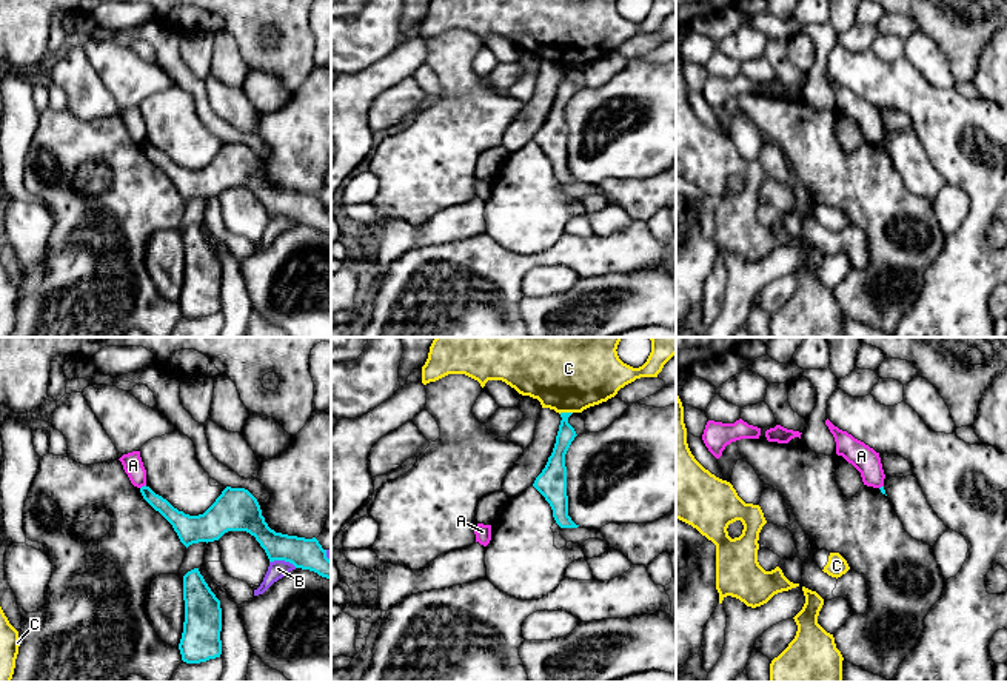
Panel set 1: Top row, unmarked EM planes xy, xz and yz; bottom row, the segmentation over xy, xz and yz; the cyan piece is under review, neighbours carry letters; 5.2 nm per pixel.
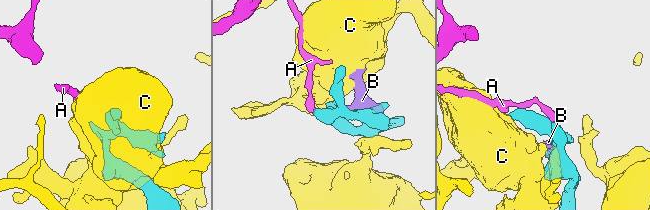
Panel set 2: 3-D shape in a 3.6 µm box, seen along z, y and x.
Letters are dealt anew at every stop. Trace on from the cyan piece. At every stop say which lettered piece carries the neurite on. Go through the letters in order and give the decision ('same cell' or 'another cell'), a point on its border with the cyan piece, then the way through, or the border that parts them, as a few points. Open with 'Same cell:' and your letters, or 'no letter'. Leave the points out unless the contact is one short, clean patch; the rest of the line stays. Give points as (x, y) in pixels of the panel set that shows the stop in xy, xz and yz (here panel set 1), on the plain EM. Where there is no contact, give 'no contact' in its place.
Same cell: no letter
A: another cell | xy (142, 142) | along xy (145, 139), (140, 143)
B: another cell | xy (284, 214) | along xy (270, 216), (288, 216), (296, 222)
C: another cell | xz (565, 68)

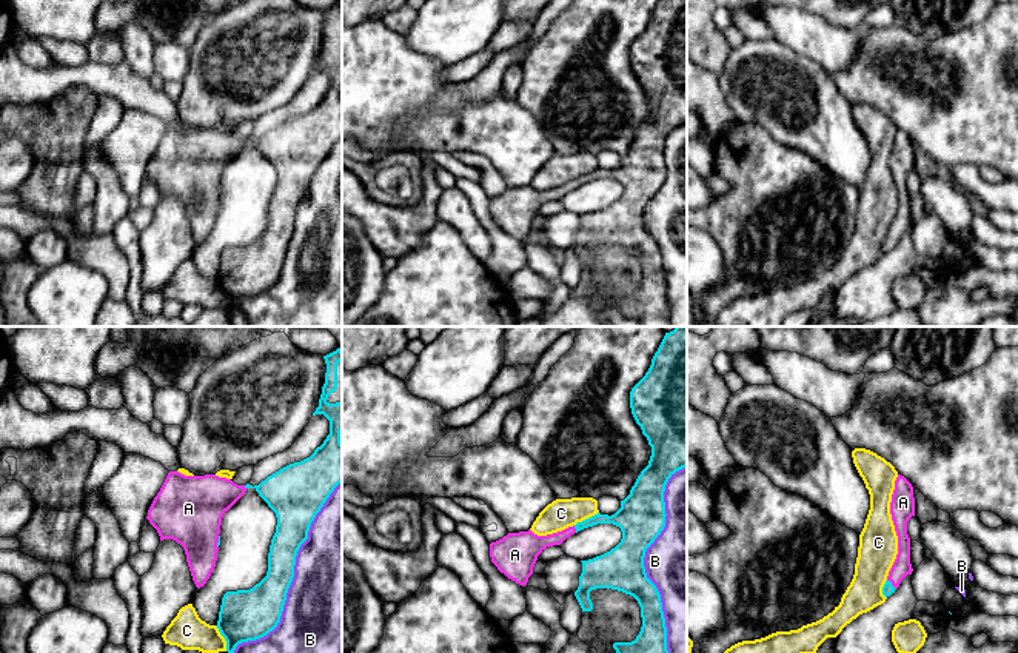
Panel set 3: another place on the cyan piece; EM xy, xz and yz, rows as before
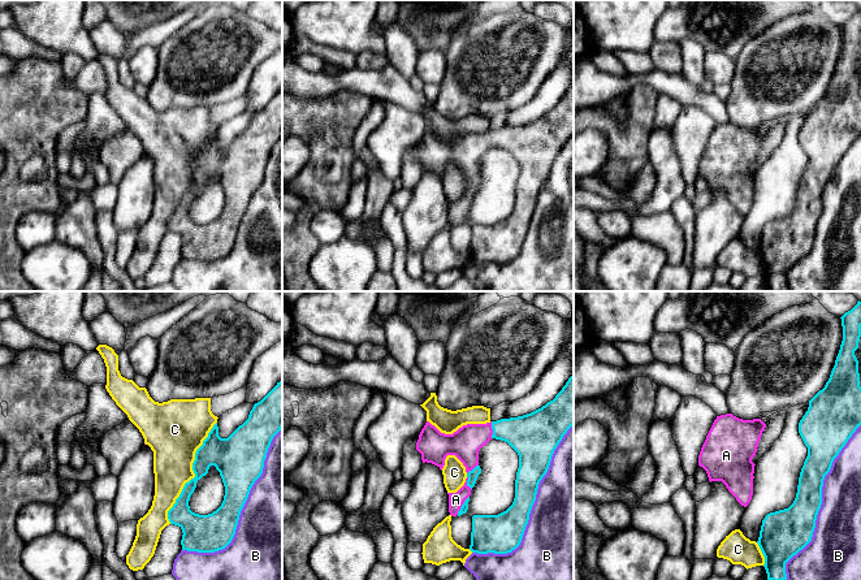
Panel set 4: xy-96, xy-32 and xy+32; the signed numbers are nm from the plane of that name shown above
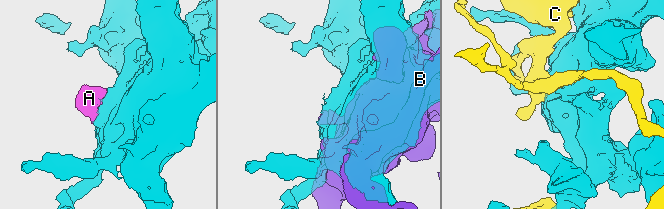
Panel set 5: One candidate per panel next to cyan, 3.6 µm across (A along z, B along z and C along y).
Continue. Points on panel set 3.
Same cell: A
A: same cell | yz (890, 239)
B: another cell | xz (644, 222)
C: another cell | xy (224, 291)

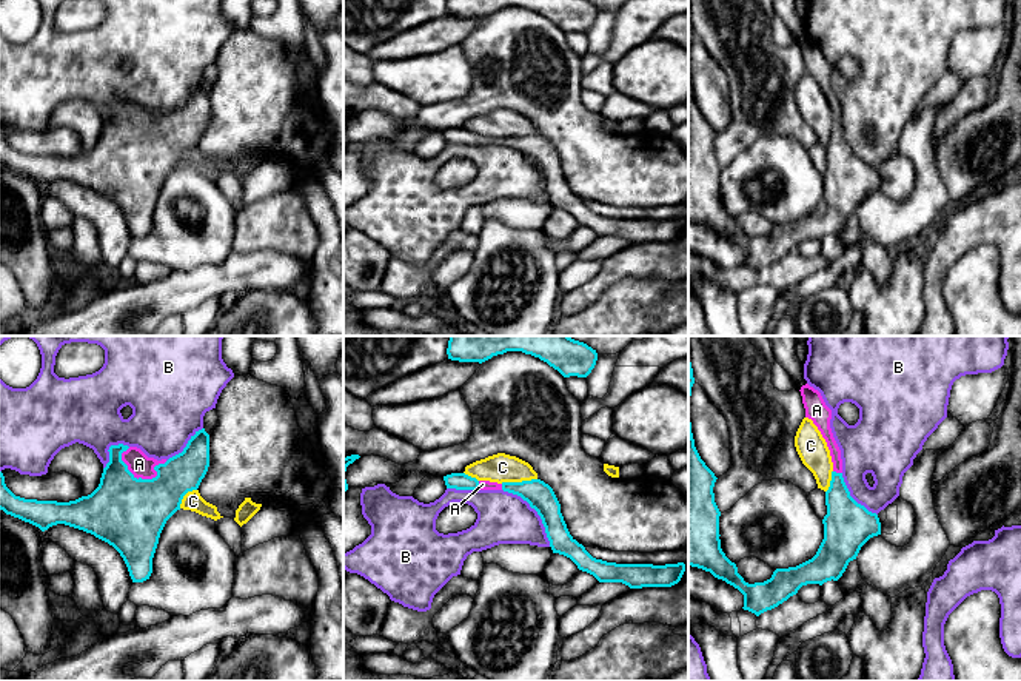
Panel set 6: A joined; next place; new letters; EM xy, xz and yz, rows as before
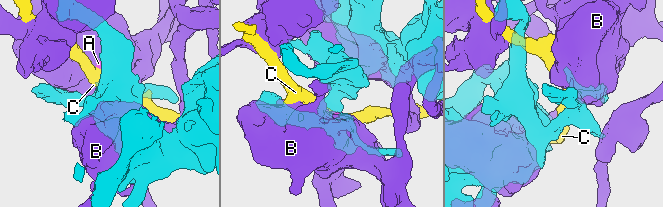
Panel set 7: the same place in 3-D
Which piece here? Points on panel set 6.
Same cell: A
A: same cell | xy (145, 134)
B: another cell | xz (536, 165)
C: another cell | xz (518, 137)

